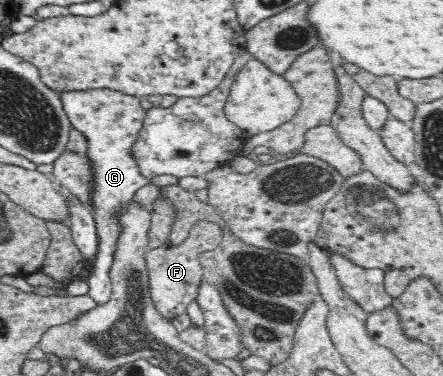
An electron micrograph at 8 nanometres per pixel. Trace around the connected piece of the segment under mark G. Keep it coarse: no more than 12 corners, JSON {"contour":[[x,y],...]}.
{"contour":[[122,91],[60,95],[94,165],[88,294],[111,299],[115,211],[150,181],[131,156],[146,110]]}

